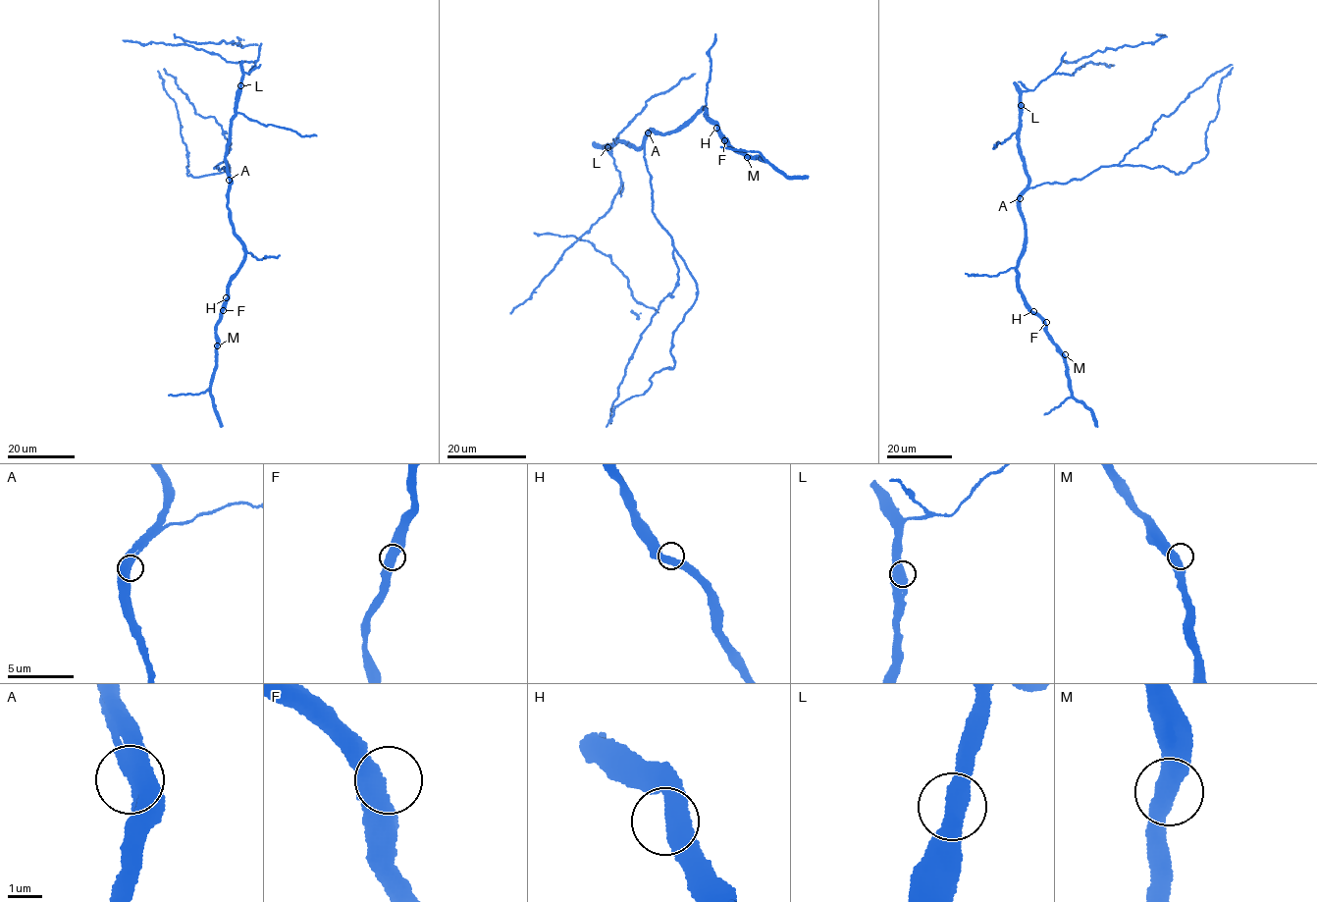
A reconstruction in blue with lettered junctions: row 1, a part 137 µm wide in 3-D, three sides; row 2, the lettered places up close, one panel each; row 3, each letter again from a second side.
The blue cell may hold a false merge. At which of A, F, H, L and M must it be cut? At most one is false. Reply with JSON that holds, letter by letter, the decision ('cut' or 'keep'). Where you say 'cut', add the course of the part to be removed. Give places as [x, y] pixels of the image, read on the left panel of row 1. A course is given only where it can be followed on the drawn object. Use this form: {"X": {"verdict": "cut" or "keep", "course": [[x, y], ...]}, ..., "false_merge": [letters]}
{"A": {"verdict": "keep"}, "F": {"verdict": "keep"}, "H": {"verdict": "keep"}, "L": {"verdict": "keep"}, "M": {"verdict": "keep"}, "false_merge": []}

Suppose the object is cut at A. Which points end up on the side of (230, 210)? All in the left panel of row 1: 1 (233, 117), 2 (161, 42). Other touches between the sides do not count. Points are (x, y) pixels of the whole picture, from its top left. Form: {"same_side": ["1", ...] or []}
{"same_side": ["1", "2"]}

